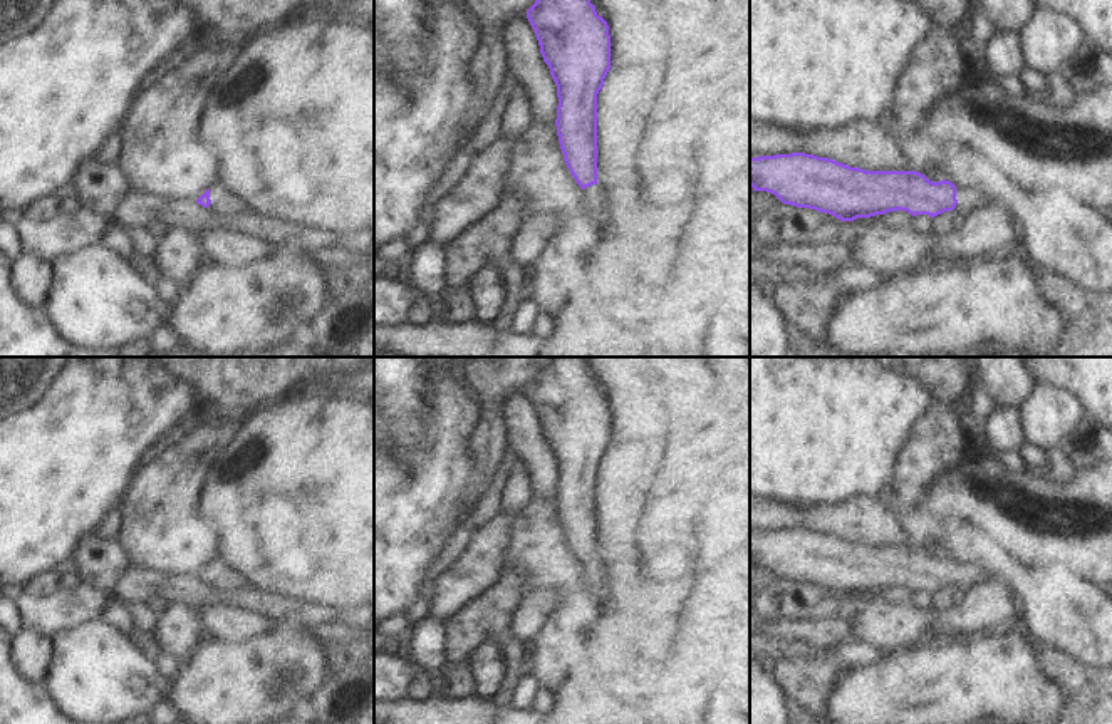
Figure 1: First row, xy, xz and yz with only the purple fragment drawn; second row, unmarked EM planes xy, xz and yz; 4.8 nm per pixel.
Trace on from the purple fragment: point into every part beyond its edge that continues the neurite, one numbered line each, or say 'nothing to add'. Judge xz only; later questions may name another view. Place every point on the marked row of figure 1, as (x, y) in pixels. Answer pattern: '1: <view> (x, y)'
1: xz (592, 196)

